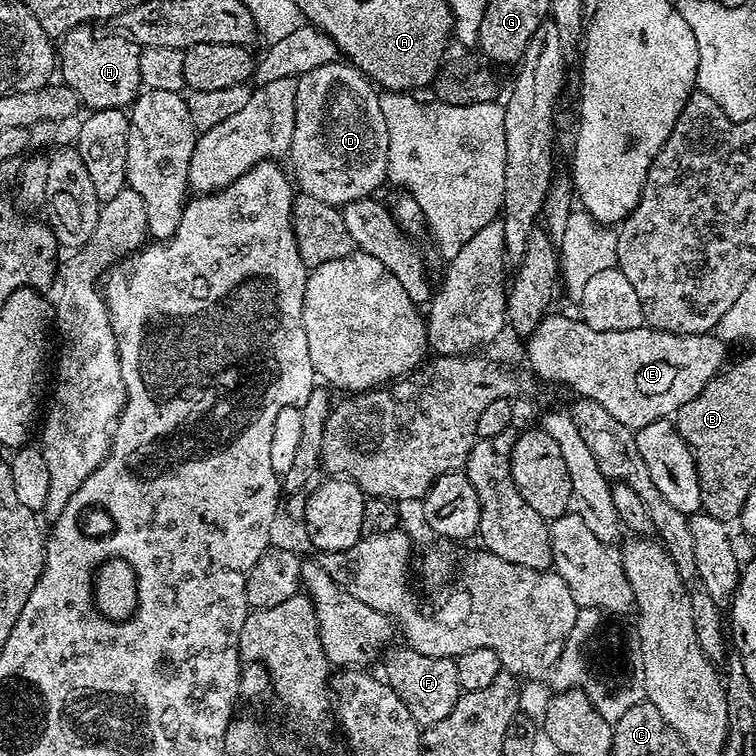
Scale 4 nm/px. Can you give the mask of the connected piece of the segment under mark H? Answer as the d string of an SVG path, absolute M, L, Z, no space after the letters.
M79 24L63 36L58 44L58 76L74 92L85 109L127 109L142 91L140 50L134 40L123 34L96 36L95 27Z

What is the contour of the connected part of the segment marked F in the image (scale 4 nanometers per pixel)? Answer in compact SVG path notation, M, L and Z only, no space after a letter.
M392 646L383 653L384 660L383 679L402 698L406 710L414 718L414 722L421 726L437 724L454 710L454 702L462 695L462 689L458 682L458 666L451 656L434 658L433 656L423 656L407 646L396 648Z

